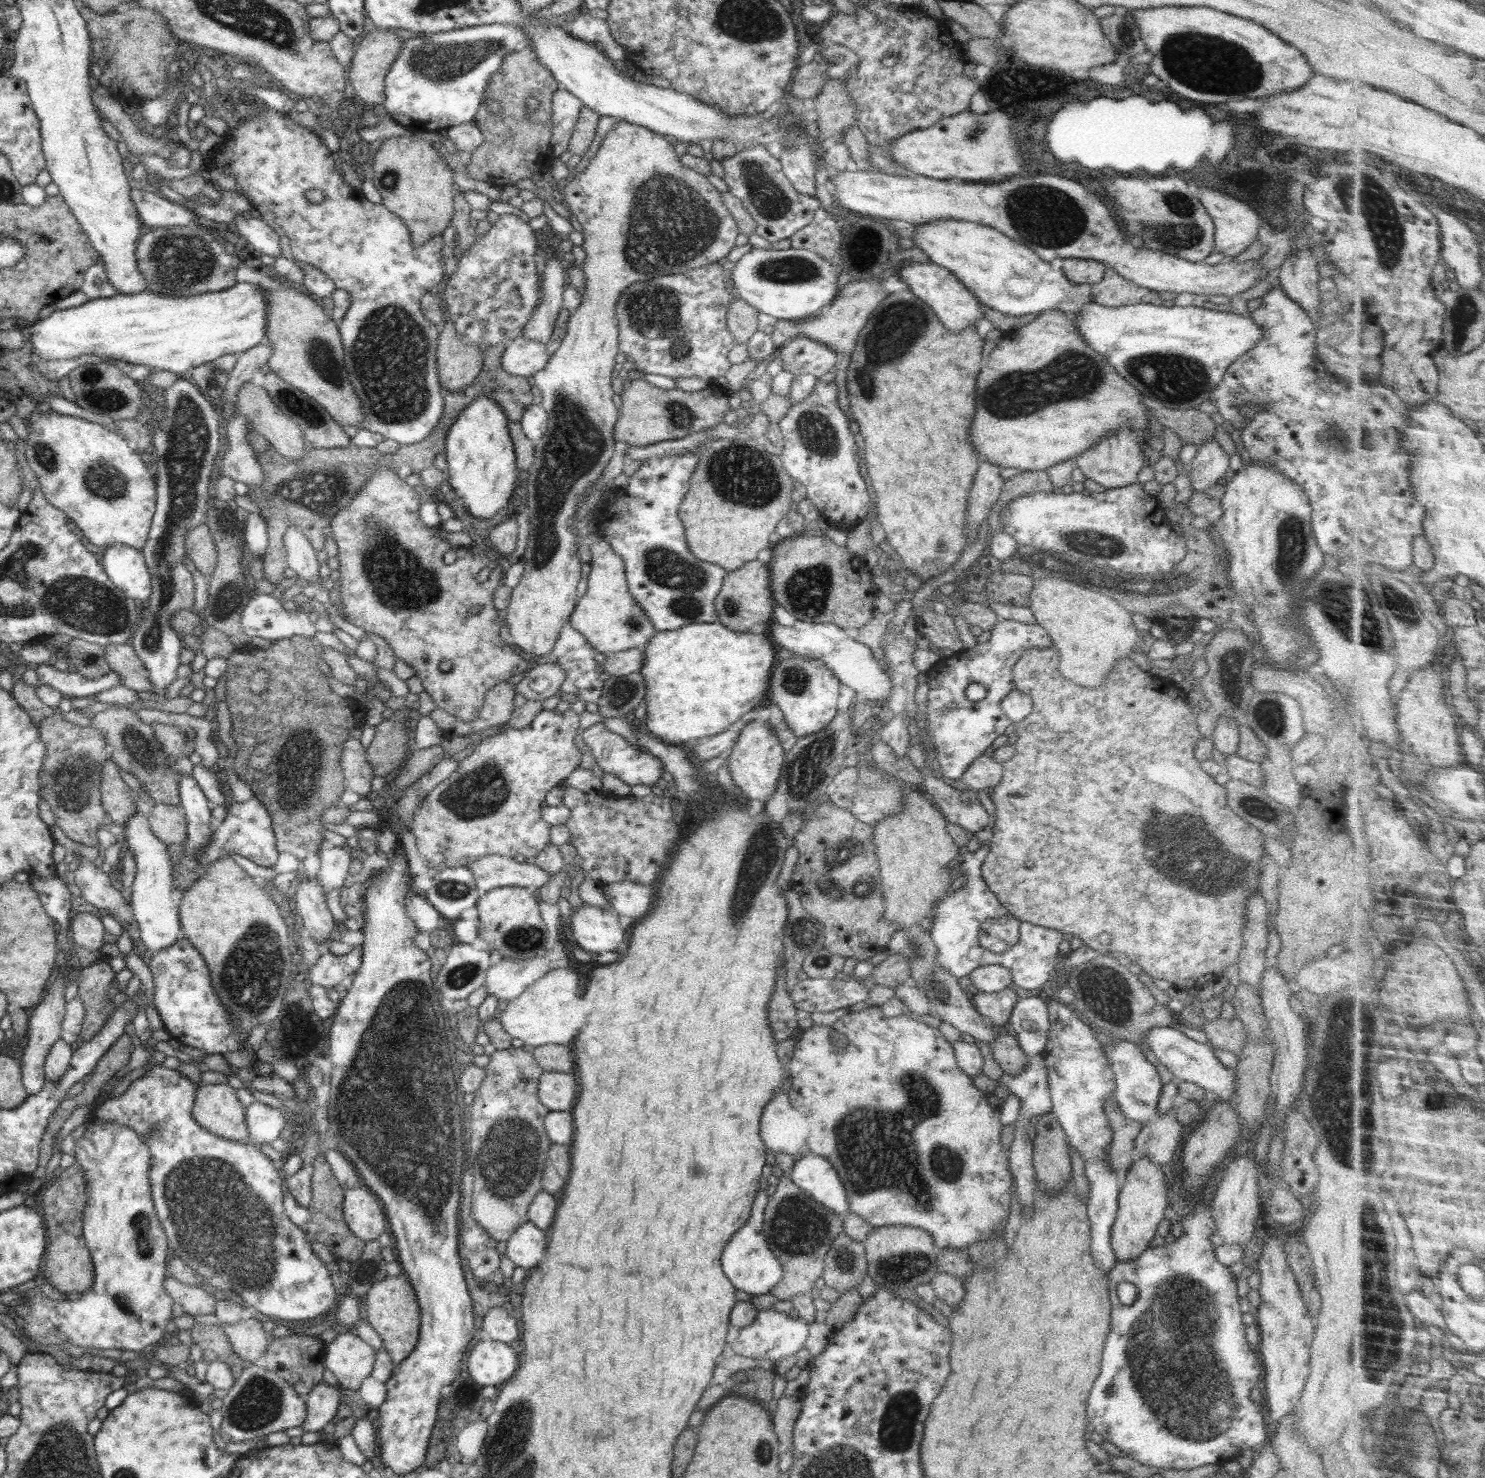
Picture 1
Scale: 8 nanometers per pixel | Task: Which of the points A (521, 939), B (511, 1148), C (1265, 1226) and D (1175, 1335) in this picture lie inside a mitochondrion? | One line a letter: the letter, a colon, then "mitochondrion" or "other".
A: mitochondrion
B: mitochondrion
C: other
D: mitochondrion

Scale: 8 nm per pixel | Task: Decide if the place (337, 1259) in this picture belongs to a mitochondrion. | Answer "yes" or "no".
no

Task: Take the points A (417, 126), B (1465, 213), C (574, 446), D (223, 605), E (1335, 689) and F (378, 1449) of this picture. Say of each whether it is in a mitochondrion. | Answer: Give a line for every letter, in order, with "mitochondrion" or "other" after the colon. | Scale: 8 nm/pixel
A: other
B: other
C: mitochondrion
D: mitochondrion
E: other
F: other

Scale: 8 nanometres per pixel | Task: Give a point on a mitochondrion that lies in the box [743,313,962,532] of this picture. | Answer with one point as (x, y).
(815, 430)

